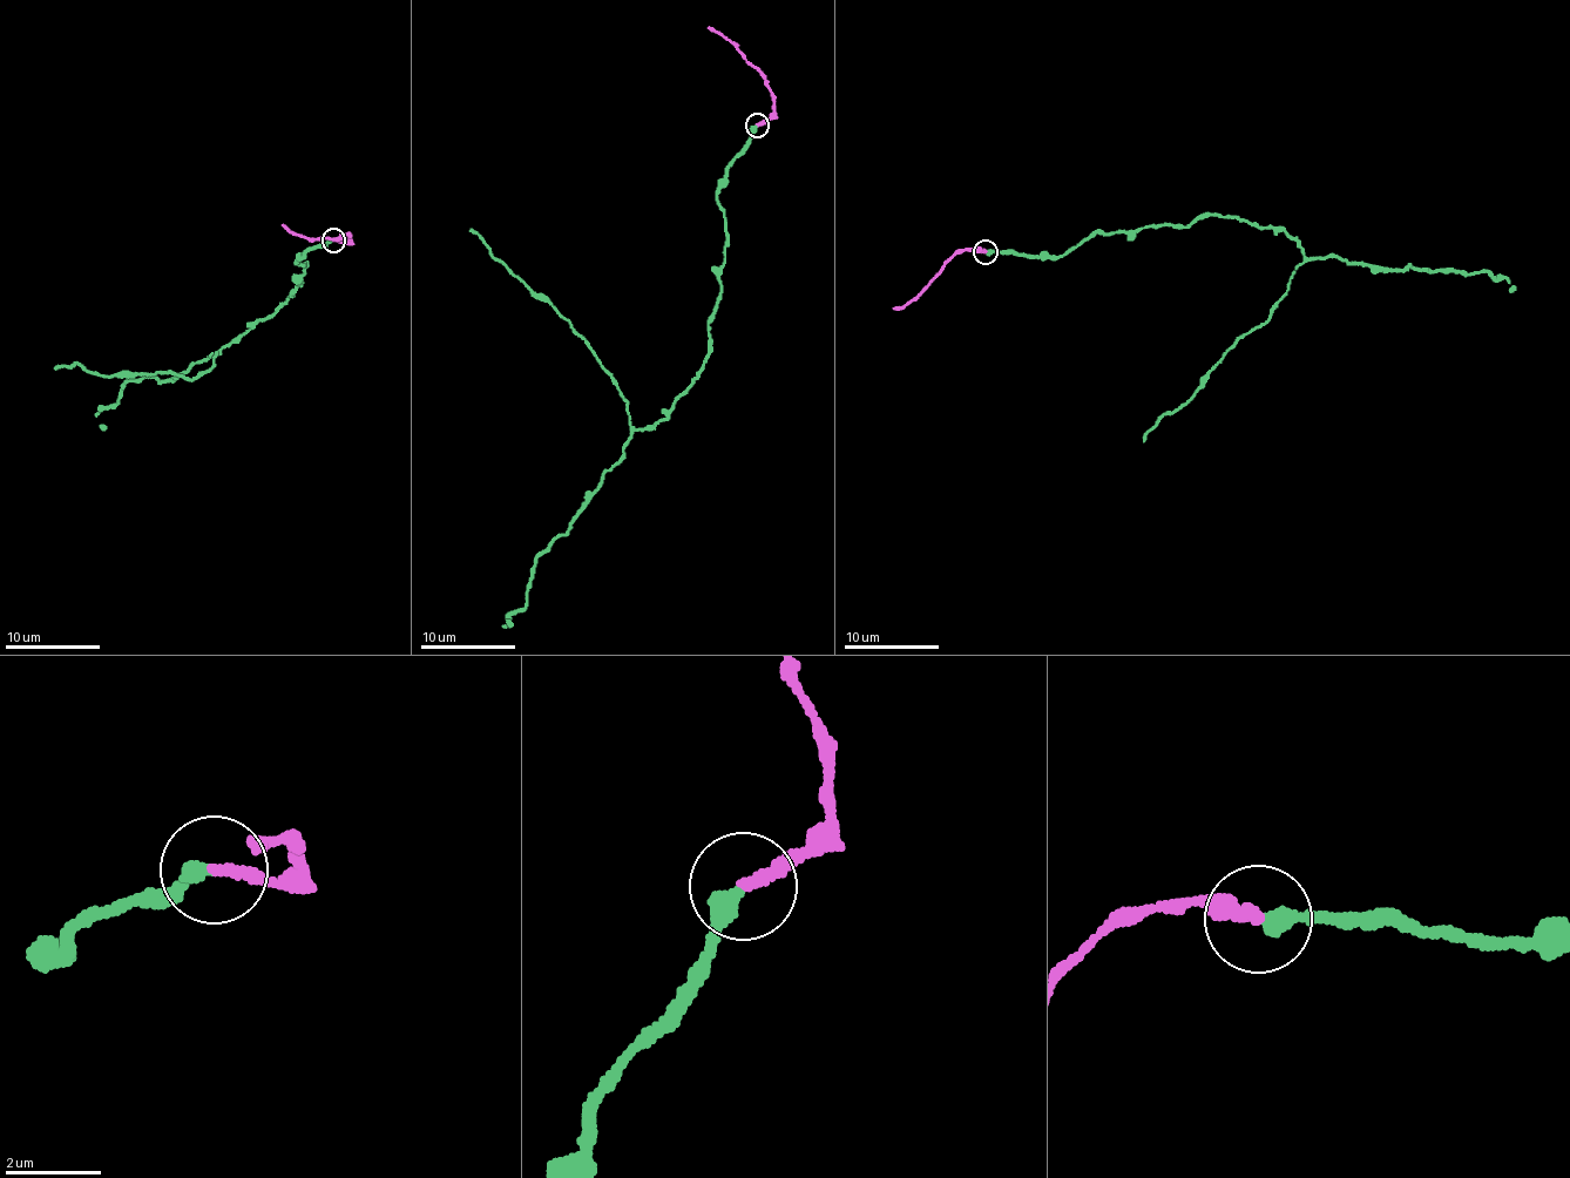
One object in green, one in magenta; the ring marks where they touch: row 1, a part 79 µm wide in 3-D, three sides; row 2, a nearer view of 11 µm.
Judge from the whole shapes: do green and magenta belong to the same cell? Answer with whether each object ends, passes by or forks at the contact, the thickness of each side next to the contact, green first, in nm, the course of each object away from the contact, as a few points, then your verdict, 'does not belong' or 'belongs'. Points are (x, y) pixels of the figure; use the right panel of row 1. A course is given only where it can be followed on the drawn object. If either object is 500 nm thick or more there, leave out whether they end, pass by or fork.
green ends; magenta ends; calibres 360 and 240 nm; course green (985, 251), (1057, 256), (1096, 234), (1211, 216), (1297, 243), (1305, 259), (1265, 323), (1239, 336), (1144, 441); course magenta (985, 251), (985, 248), (958, 250), (917, 298), (898, 310), (893, 309); belongs

